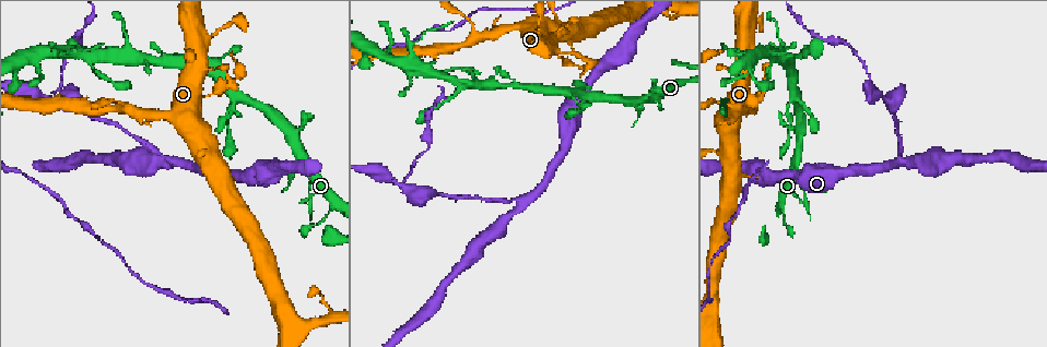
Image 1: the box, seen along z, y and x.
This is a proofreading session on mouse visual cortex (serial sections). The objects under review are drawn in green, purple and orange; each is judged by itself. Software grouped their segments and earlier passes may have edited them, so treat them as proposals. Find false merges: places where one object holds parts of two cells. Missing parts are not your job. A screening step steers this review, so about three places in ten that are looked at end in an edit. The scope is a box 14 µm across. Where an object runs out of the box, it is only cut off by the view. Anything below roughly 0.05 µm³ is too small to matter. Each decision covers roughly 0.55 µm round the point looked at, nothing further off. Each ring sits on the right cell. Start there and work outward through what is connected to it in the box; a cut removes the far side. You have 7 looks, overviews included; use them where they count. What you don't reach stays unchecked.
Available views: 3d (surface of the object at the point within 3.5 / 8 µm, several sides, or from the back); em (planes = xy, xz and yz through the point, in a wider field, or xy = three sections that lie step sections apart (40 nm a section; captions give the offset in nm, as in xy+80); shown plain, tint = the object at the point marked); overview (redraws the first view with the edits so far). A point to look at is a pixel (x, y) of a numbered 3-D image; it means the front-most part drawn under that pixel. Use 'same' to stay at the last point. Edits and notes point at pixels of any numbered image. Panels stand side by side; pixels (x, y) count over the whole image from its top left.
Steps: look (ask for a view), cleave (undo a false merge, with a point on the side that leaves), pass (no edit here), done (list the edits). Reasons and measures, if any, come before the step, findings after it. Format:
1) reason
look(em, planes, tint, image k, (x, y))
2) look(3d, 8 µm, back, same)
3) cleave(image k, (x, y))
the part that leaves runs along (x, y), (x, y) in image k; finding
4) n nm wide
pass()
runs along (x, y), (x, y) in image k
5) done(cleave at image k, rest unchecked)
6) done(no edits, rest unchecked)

branch point
look(3d, 3.5 µm, image 1, (899, 162))

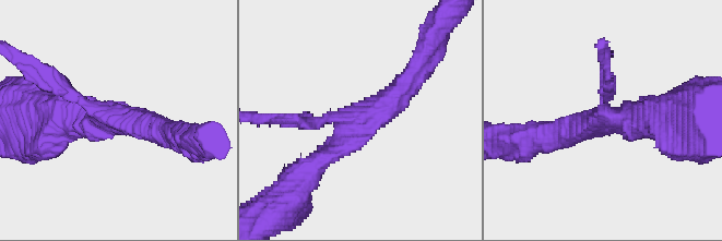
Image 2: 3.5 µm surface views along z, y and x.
3 arms; arms of 150, 300, 350 nm; shape alone is not enough
look(em, xy, step 3, tint, image 2, (365, 116))

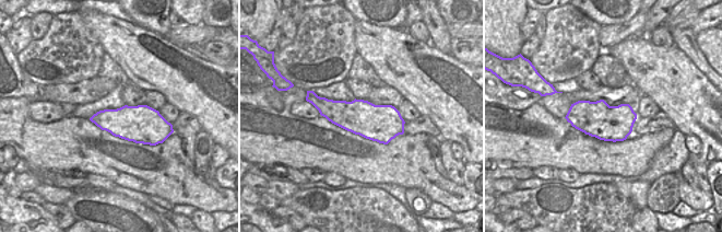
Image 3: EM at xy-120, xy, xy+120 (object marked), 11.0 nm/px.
pass()
runs along (418, 73), (311, 168) in image 2; continuous, no second cell

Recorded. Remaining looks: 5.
branch point
look(3d, 3.5 µm, image 1, (404, 187))

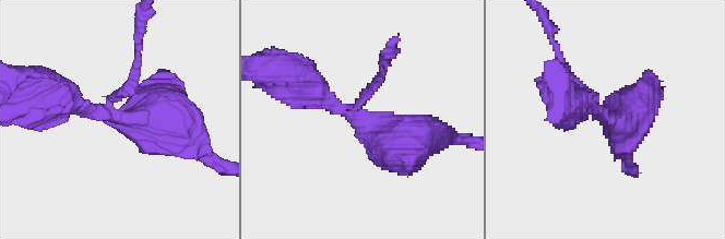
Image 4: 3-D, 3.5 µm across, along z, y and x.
shape alone is not enough
look(em, xy, step 5, tint, image 4, (358, 116))

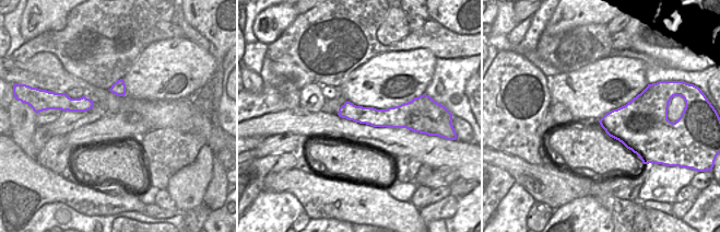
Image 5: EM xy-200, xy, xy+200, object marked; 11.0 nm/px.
arms of 150, 300, 500 nm
cleave(image 4, (131, 87))
the part that leaves runs along (109, 103), (132, 83), (139, 26) in image 4; a second cell is stuck on

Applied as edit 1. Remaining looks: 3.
thin neck
look(3d, 3.5 µm, image 1, (225, 119))

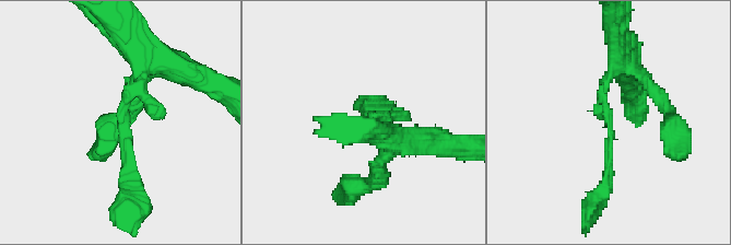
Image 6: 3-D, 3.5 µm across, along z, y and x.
arms of 150, 200 nm
look(em, xy, step 1, tint, image 6, (610, 127))

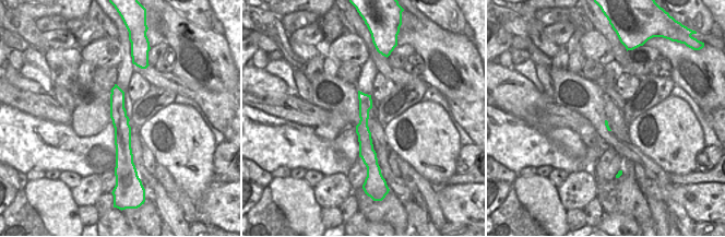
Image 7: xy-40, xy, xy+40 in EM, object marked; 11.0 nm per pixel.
another direction
look(em, planes, tint, same)

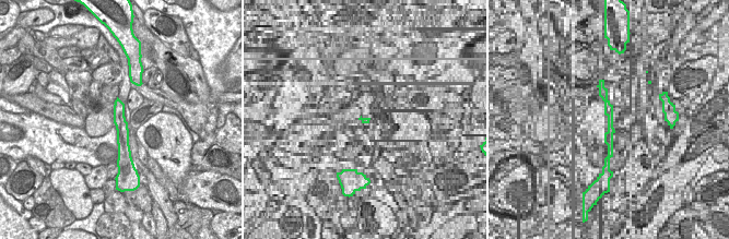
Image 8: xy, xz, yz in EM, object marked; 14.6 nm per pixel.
pass()
runs along (117, 103), (122, 130), (124, 155) in image 8; all the same cell

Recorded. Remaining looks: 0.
done(cleave at image 4, rest unchecked)

